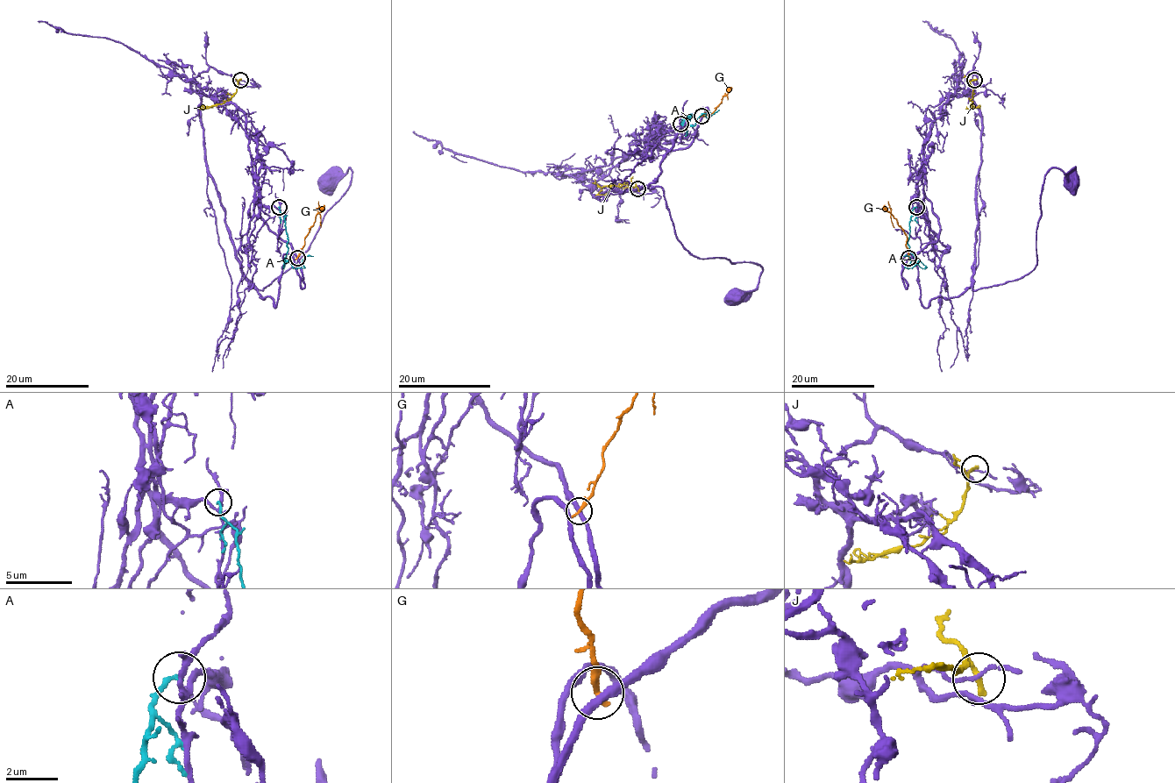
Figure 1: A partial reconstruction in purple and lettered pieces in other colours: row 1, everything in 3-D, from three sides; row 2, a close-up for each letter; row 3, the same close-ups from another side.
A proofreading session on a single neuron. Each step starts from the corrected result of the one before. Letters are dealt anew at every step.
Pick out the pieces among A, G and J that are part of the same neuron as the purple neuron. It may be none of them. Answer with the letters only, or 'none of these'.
none of these

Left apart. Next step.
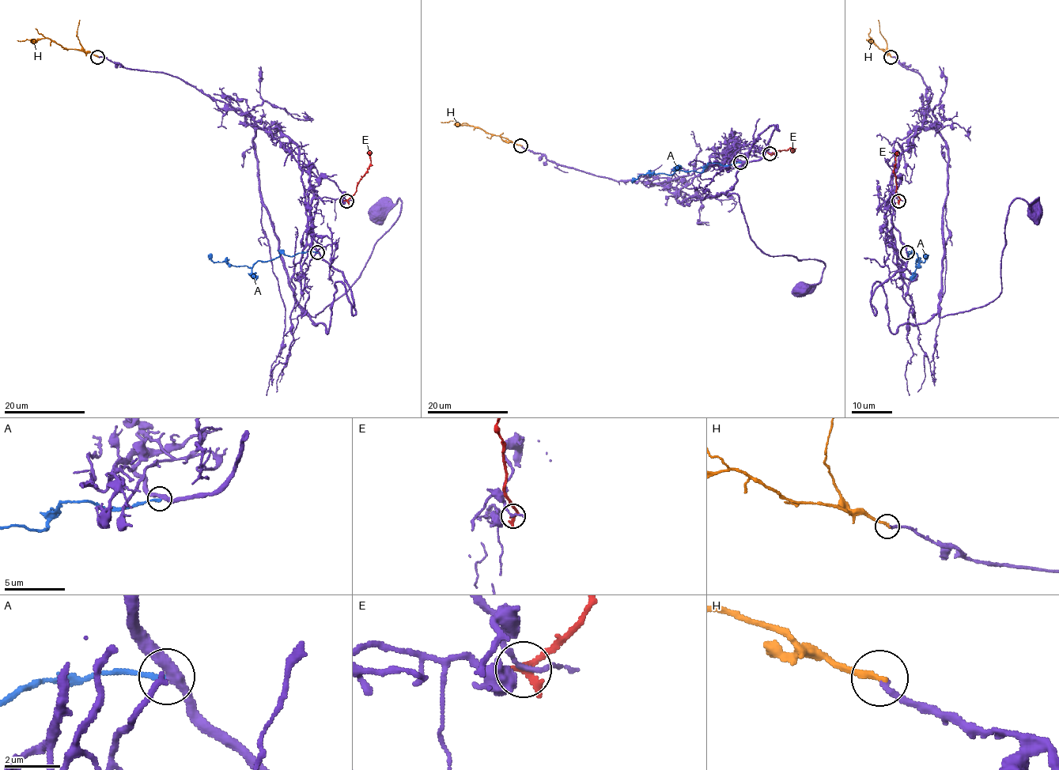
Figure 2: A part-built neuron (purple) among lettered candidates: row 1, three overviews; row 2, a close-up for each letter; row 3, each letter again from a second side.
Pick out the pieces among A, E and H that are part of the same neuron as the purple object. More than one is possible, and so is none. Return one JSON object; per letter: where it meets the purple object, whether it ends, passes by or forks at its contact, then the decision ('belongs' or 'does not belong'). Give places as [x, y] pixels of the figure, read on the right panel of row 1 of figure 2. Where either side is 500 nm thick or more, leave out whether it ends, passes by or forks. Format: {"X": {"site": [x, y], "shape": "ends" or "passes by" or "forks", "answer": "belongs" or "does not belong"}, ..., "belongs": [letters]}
{"A": {"site": [907, 252], "shape": "ends", "answer": "does not belong"}, "E": {"site": [898, 201], "shape": "ends", "answer": "does not belong"}, "H": {"site": [890, 57], "shape": "ends", "answer": "belongs"}, "belongs": ["H"]}

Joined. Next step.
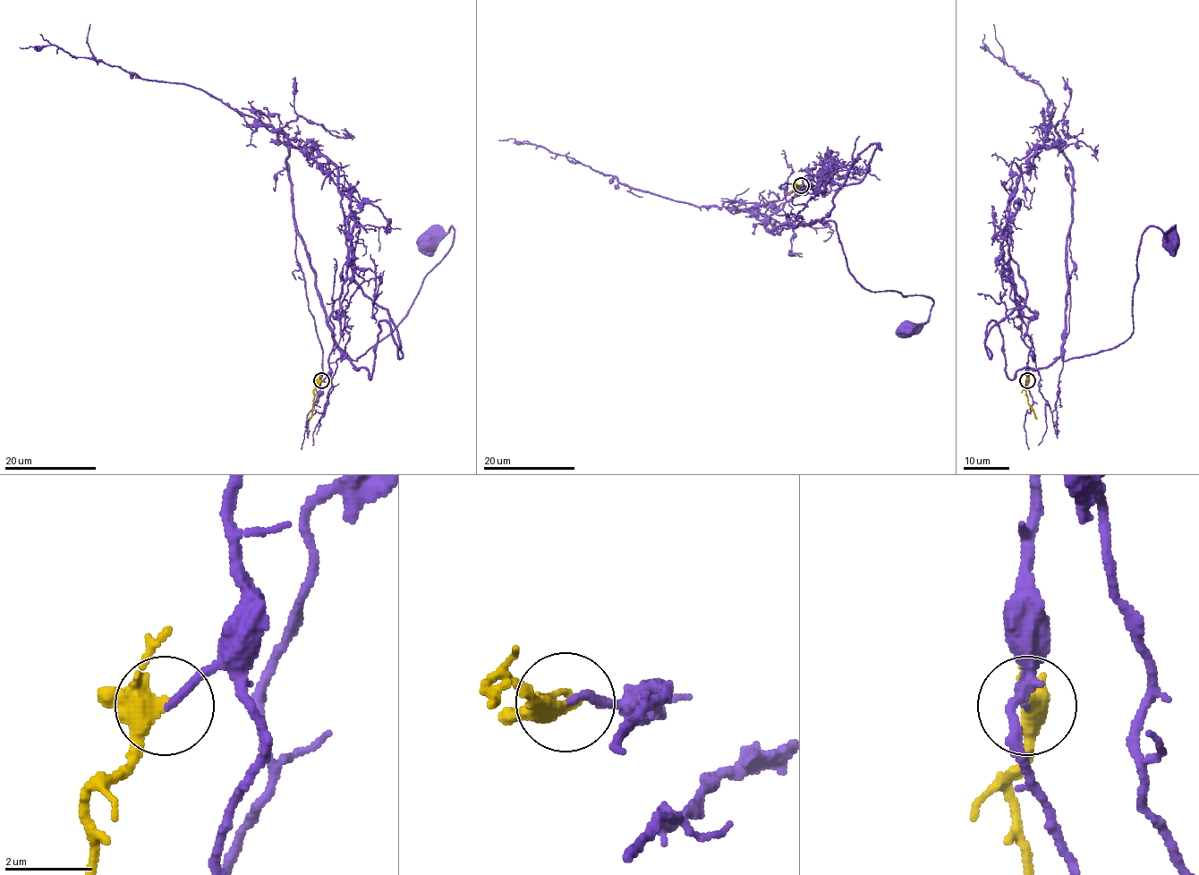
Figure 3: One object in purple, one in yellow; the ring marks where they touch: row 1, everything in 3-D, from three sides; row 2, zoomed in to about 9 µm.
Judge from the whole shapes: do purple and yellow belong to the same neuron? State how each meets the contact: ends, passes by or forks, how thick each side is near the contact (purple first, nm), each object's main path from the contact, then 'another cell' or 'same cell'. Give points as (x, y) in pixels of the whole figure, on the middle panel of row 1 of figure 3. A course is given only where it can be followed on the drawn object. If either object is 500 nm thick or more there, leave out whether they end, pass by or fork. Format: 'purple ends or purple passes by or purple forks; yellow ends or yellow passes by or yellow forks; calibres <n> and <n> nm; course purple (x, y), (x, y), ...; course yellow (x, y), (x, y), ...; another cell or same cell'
purple ends; yellow forks; calibres 160 and 320 nm; course purple (800, 186), (829, 169), (855, 184), (878, 143), (822, 220), (870, 291), (933, 300), (909, 327); course yellow (800, 186), (794, 183), (787, 195); same cell

